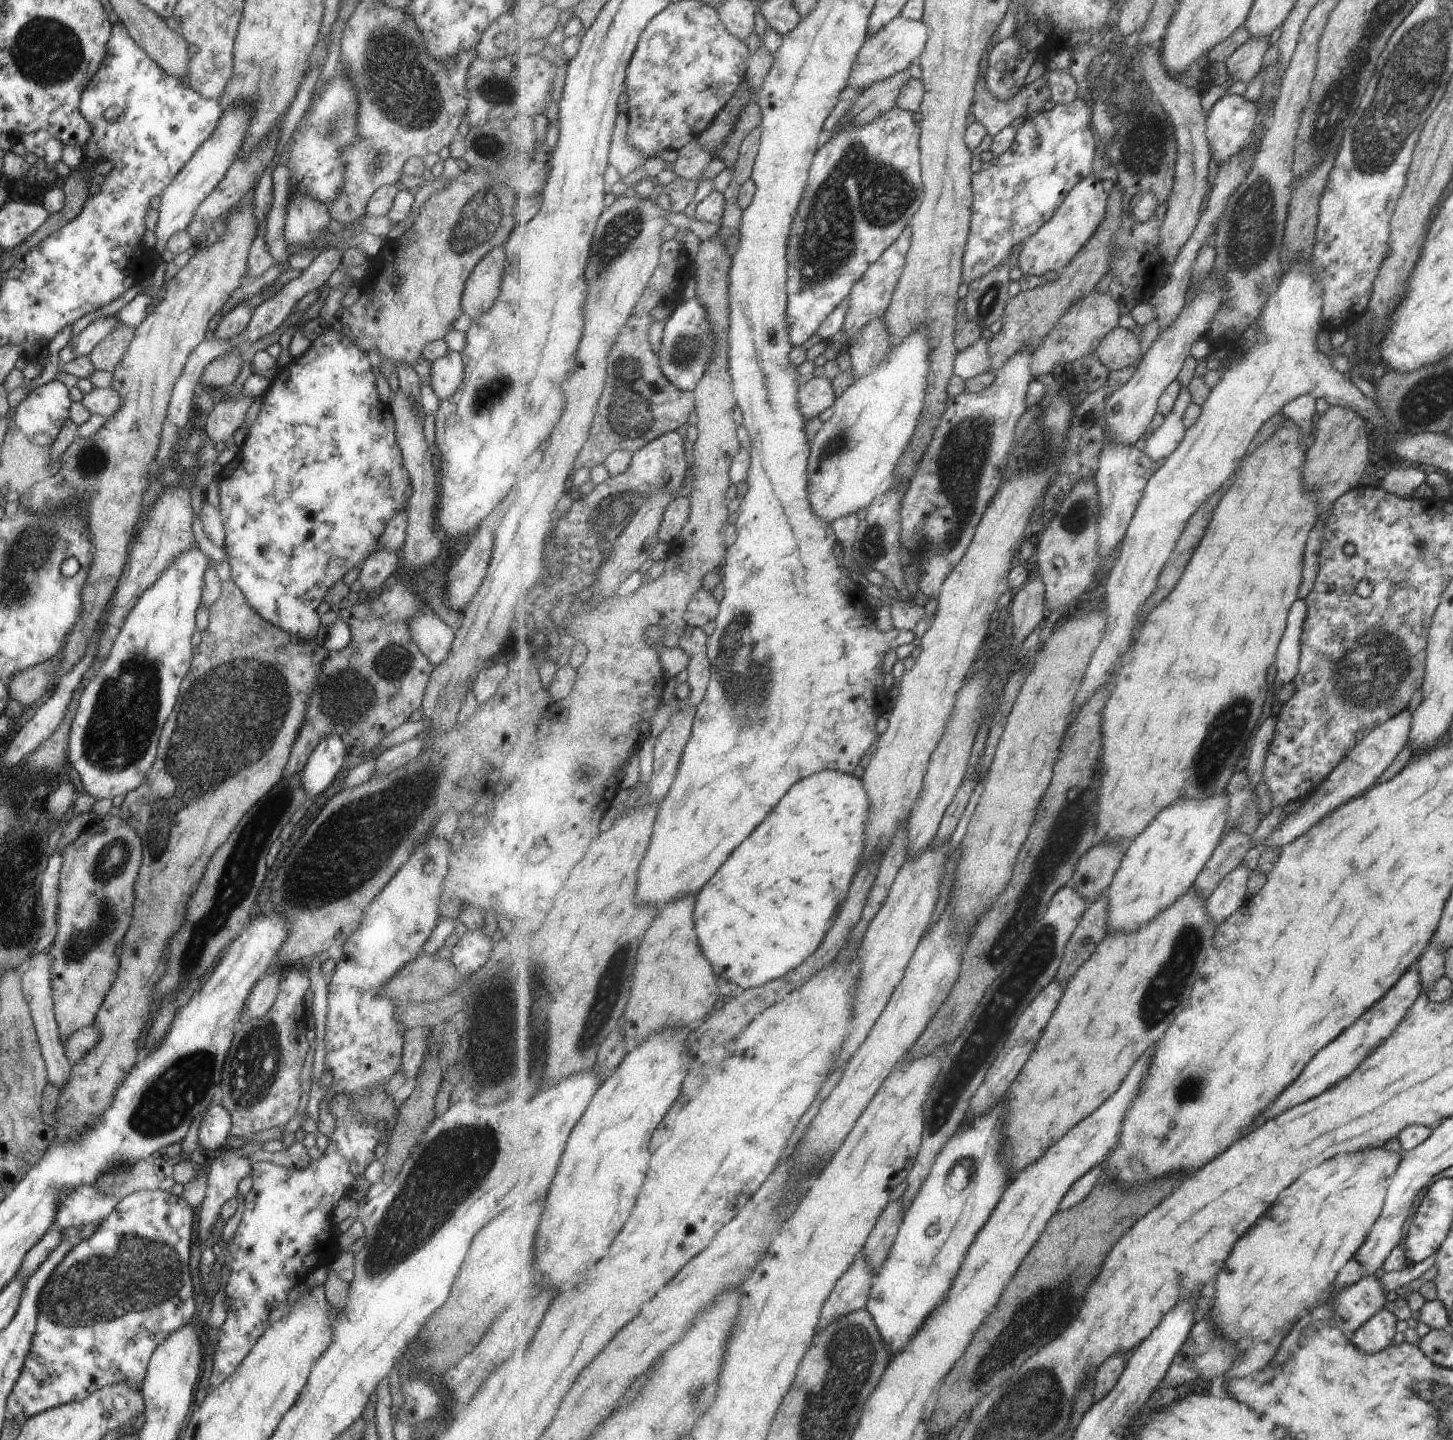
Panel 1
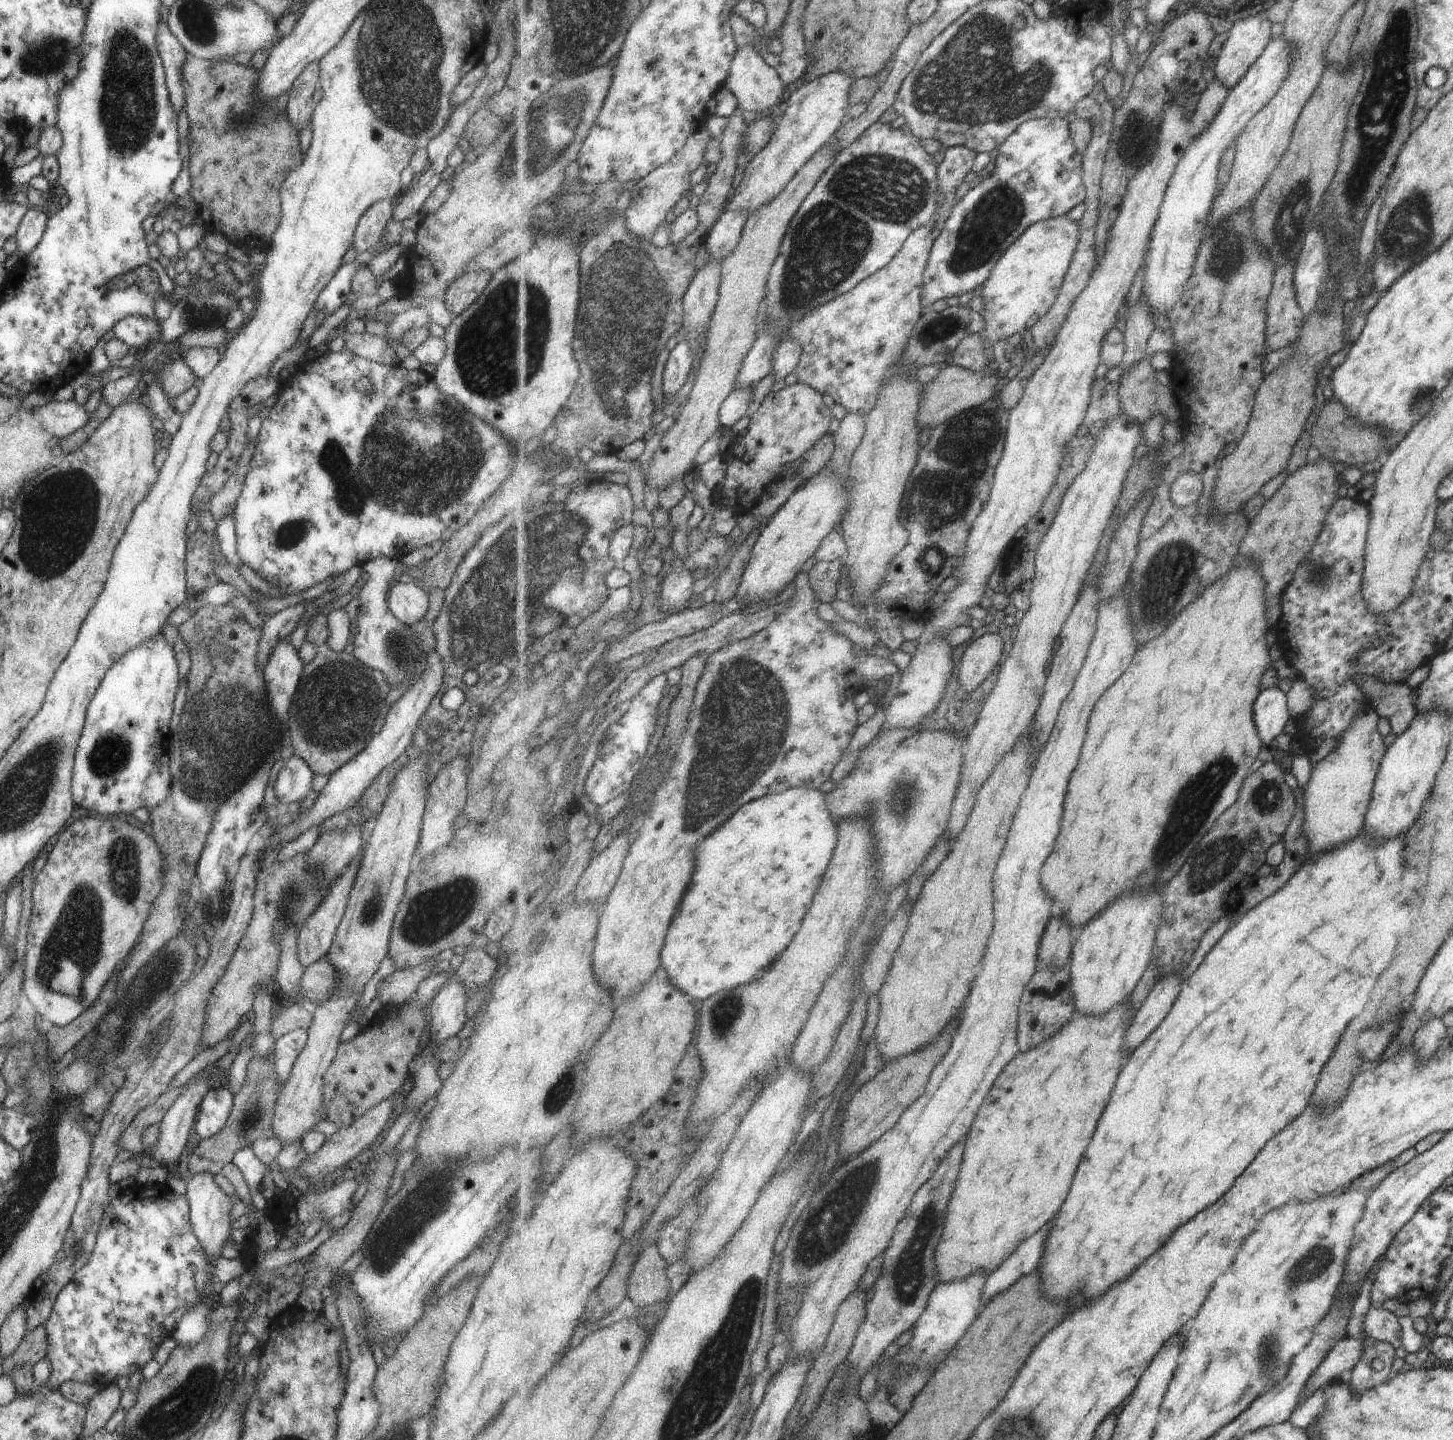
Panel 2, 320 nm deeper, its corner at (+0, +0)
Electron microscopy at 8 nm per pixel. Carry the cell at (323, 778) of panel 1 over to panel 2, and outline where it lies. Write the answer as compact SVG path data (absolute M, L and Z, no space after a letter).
M291 755L277 773L273 784L274 794L280 807L283 808L289 802L305 798L311 792L310 782L313 776L303 759Z

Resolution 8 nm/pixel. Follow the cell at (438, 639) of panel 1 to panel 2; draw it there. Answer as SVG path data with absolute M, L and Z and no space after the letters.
M395 581L386 594L388 610L407 625L418 622L427 610L427 594L417 583Z

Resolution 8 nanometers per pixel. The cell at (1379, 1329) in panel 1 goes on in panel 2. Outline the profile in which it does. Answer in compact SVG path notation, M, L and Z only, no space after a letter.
M1377 1341L1371 1347L1364 1347L1359 1360L1351 1369L1350 1390L1355 1393L1365 1393L1379 1383L1385 1382L1391 1375L1394 1348L1387 1343Z

